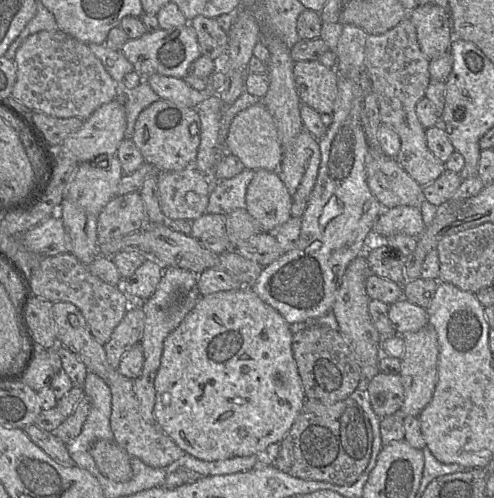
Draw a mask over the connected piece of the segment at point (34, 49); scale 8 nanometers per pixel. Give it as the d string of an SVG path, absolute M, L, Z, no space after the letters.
M60 30L28 36L16 51L16 82L11 96L32 111L57 118L87 119L103 104L116 100L117 84L88 44Z

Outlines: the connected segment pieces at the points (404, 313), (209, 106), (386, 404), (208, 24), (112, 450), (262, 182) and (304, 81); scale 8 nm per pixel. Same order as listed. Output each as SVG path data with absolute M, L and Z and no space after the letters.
M404 297L389 304L389 319L399 335L416 332L428 324L427 310Z
M244 92L236 102L224 107L220 97L209 94L197 107L201 121L201 141L195 166L213 177L214 167L225 152L225 140L234 117L260 99Z
M379 371L368 383L367 393L371 407L379 418L400 413L404 388L399 374L386 374Z
M198 15L189 23L196 32L201 55L217 60L227 51L228 33L215 18Z
M97 440L90 454L101 474L115 482L126 482L132 477L129 454L116 442Z
M257 170L246 192L246 210L260 226L261 232L274 232L291 217L291 196L277 171Z
M318 61L297 62L293 67L296 89L302 104L319 114L332 114L337 98L339 74Z

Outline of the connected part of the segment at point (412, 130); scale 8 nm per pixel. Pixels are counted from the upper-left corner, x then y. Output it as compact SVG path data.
M407 16L397 26L381 35L368 35L366 41L366 73L376 95L381 124L394 130L400 138L396 162L422 187L436 180L446 166L428 148L426 129L416 114L417 103L425 97L431 82L430 60L423 54L416 29Z

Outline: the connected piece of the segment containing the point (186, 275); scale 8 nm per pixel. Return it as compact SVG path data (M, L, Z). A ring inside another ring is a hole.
M164 267L163 275L156 291L142 303L145 323L140 345L144 354L144 363L141 374L134 379L134 392L139 402L140 415L150 424L155 424L154 405L156 392L154 381L160 368L164 341L194 308L200 297L197 274L178 267Z

